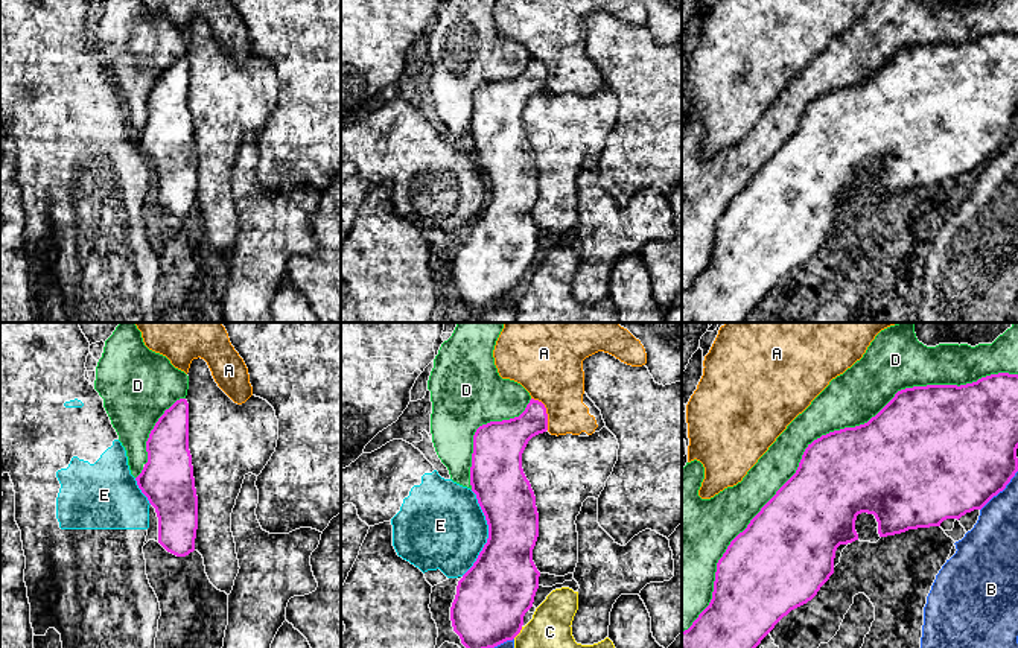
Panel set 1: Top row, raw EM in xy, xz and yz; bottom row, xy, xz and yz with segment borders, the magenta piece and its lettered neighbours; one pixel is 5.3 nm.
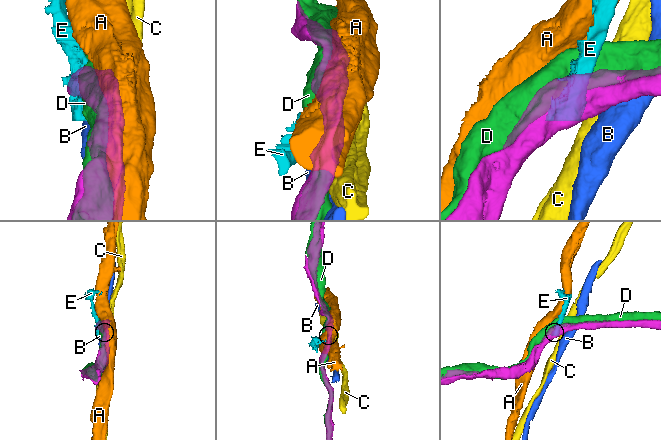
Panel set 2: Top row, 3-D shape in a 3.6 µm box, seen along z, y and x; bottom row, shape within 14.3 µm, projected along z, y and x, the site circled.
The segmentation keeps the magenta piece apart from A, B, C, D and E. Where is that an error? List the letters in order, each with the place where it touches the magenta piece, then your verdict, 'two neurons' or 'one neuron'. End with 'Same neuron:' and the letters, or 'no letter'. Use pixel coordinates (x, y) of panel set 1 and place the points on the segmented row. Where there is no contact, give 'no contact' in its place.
A: meets magenta in xz at (545, 411); two neurons
B: meets magenta in yz at (1000, 490); two neurons
C: meets magenta in xz at (518, 633); two neurons
D: meets magenta in yz at (820, 437); two neurons
E: meets magenta in xz at (489, 533); two neurons
Same neuron: no letter

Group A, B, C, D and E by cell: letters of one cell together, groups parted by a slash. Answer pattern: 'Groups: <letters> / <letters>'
Groups: A / B / C / D / E

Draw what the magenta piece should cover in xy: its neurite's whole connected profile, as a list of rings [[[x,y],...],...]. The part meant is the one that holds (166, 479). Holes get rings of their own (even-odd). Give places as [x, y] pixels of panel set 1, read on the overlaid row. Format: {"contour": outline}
{"contour": [[[177,400],[158,418],[146,441],[148,462],[135,478],[155,508],[158,543],[177,557],[195,551],[198,496],[189,450],[189,403]]]}

